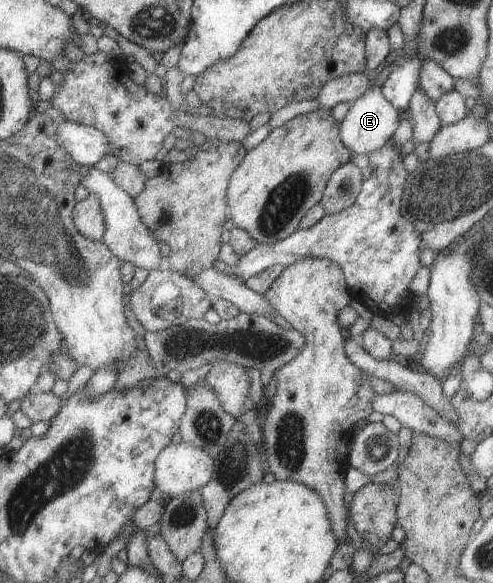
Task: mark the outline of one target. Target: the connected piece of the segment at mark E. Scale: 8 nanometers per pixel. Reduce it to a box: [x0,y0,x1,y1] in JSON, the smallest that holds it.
[339,85,400,154]

